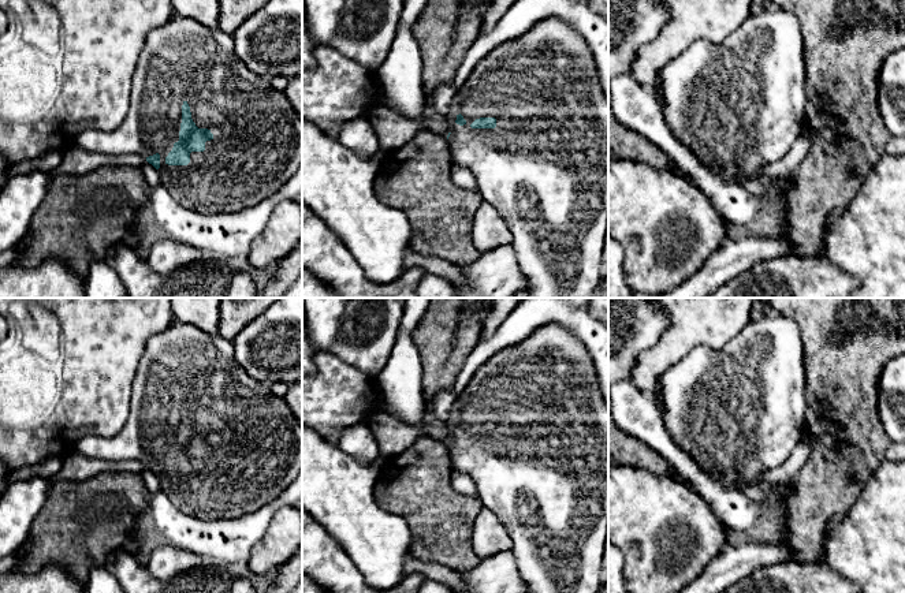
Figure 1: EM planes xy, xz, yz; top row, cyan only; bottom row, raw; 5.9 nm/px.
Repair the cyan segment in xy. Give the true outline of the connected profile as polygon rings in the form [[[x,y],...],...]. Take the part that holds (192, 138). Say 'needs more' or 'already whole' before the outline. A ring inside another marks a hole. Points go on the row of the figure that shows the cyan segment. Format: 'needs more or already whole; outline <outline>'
needs more; outline [[[175,15],[165,26],[146,36],[131,78],[131,102],[124,122],[113,131],[86,130],[75,138],[74,145],[109,156],[144,156],[185,209],[201,213],[239,212],[275,194],[299,168],[302,118],[293,109],[284,92],[246,67],[235,53],[231,34]]]

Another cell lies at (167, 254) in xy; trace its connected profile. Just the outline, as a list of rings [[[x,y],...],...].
[[[165,236],[150,245],[146,261],[159,275],[168,275],[175,269],[197,262],[204,257],[205,256],[200,249]]]

